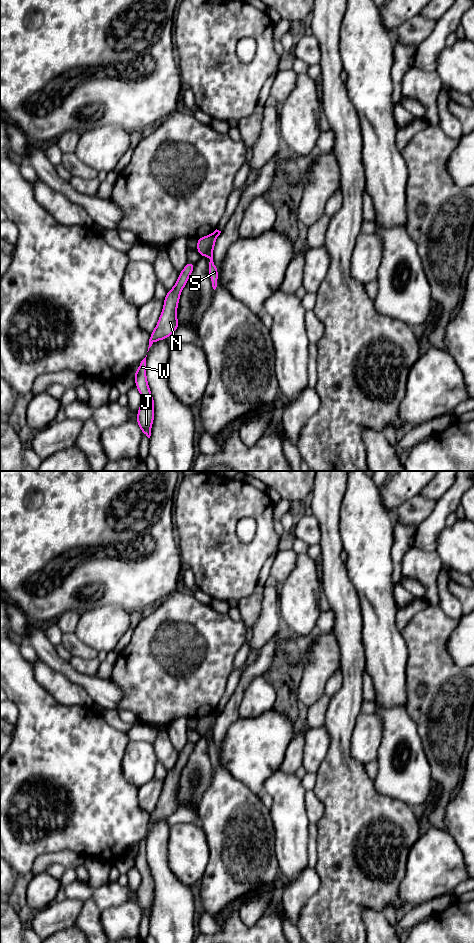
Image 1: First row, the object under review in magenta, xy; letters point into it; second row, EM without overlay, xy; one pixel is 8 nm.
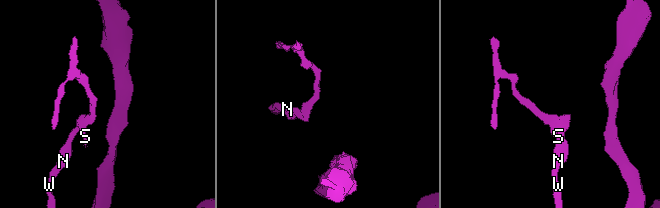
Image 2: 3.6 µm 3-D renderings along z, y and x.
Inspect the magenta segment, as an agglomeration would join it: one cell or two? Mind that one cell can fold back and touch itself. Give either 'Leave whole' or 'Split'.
Split

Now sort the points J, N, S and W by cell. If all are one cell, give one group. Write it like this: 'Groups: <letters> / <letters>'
Groups: J N W / S

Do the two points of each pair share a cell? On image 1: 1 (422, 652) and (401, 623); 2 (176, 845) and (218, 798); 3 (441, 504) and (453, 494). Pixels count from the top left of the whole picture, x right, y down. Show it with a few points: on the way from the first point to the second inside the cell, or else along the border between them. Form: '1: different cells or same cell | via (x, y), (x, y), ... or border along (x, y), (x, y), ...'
1: different cells | border along (420, 610), (400, 632)
2: different cells | border along (199, 823), (205, 834), (208, 846)
3: same cell | via (444, 503), (450, 497)

